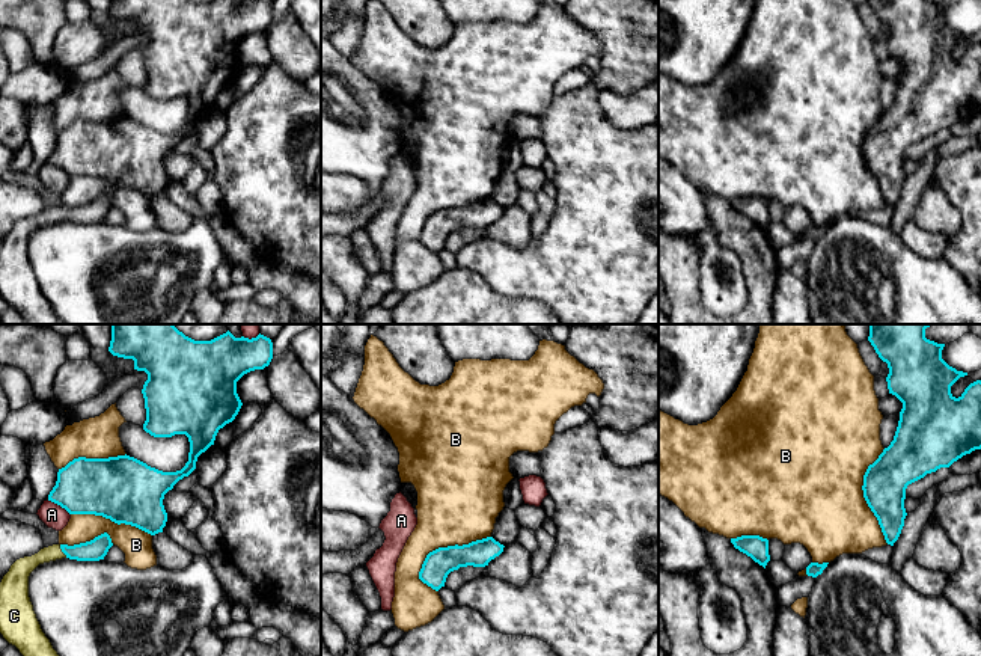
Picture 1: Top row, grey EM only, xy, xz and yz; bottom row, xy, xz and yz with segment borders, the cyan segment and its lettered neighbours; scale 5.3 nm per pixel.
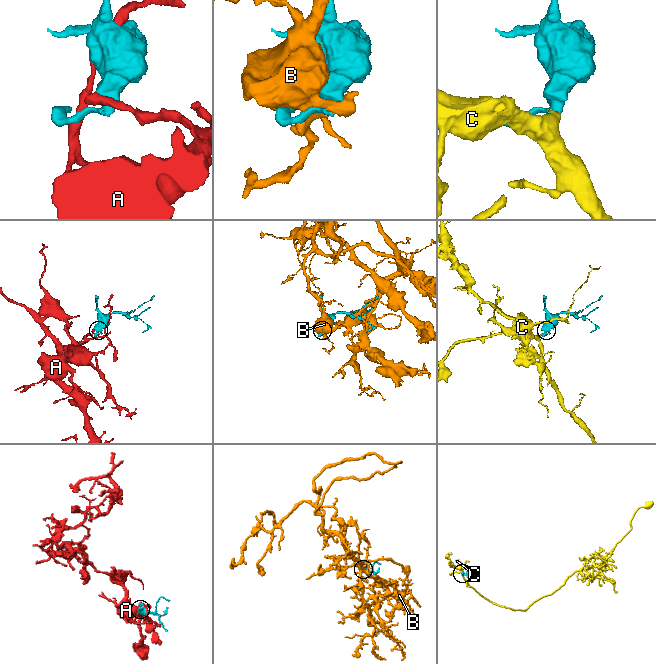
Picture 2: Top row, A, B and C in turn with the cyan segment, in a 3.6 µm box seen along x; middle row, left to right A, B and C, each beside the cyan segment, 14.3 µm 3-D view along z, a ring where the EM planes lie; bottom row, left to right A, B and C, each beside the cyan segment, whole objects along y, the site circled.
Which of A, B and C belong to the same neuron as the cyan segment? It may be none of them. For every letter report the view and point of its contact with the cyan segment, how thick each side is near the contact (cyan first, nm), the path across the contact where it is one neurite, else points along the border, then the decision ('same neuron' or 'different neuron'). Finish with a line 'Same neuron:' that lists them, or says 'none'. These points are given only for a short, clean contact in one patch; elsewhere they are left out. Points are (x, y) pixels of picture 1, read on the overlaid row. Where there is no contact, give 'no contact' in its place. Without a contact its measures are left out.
A: xy (59, 504) | 300/120 nm | different neuron
B: xz (448, 546) | 150/440 nm | different neuron
C: xy (62, 551) | 120/110 nm | across xy (95, 549), (62, 551), (42, 555), (20, 570) | same neuron
Same neuron: C

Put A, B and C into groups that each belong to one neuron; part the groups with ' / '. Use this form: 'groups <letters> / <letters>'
groups A / B / C

